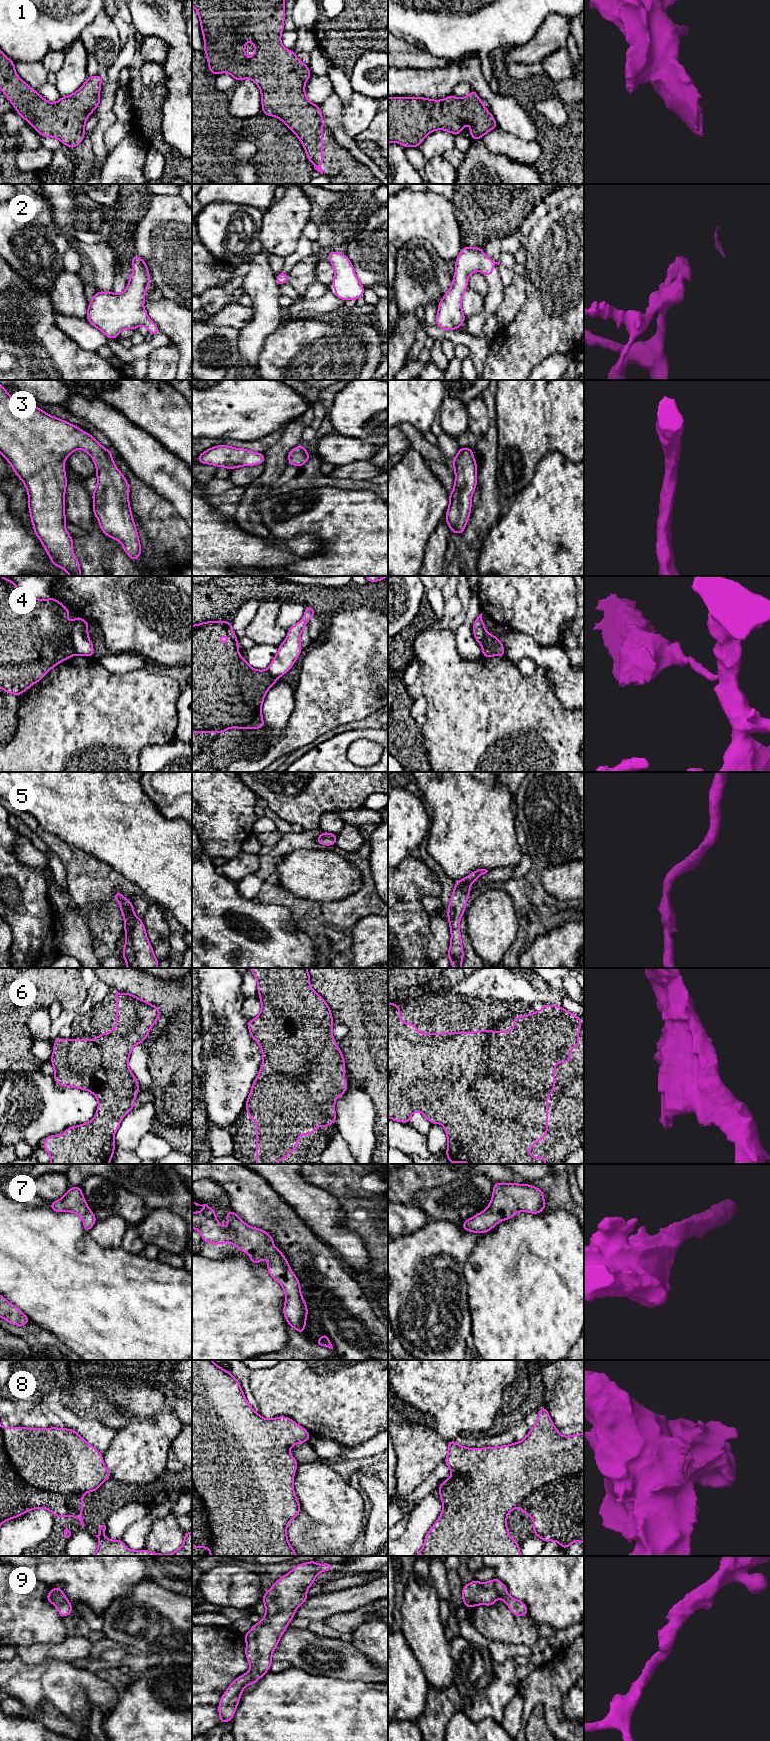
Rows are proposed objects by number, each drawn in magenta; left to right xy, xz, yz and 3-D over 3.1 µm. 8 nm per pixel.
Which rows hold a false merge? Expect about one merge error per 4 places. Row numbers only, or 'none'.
4

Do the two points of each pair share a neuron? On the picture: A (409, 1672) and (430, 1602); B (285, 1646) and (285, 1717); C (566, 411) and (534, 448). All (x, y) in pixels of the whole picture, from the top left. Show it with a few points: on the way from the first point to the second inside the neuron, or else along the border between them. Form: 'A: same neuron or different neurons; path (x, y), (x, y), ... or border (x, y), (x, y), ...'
A: different neurons; border (403, 1634), (407, 1645), (425, 1676)
B: different neurons; border (292, 1666), (314, 1675)
C: same neuron; path (557, 420), (538, 439)

